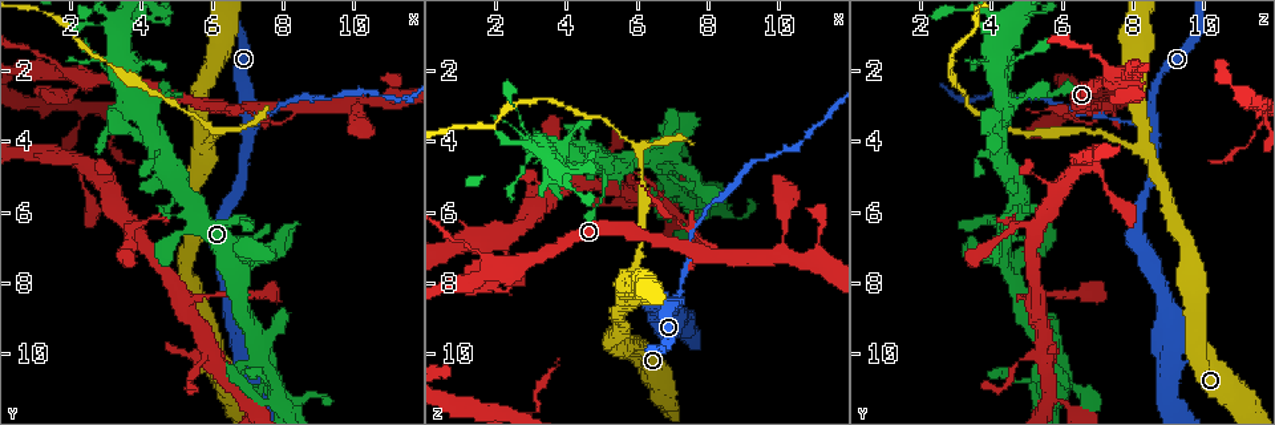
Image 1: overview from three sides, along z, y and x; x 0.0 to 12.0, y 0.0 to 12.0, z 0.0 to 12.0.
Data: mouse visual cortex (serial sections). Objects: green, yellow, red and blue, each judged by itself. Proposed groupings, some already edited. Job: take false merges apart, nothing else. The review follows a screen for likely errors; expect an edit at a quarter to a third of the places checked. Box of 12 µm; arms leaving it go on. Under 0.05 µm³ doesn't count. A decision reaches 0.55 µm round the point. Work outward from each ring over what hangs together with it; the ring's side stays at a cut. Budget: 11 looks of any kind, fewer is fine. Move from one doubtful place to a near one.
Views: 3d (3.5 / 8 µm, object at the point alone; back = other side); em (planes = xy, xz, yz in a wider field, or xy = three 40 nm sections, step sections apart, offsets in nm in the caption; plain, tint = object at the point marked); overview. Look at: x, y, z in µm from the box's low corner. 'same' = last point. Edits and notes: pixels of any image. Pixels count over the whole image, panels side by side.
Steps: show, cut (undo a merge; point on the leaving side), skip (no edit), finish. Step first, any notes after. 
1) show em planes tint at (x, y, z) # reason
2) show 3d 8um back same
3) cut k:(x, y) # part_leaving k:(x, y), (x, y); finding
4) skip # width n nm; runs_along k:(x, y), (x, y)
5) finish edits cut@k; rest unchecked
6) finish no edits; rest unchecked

show 3d 3.5um at (7.1, 3.5, 8.6) # abrupt turn

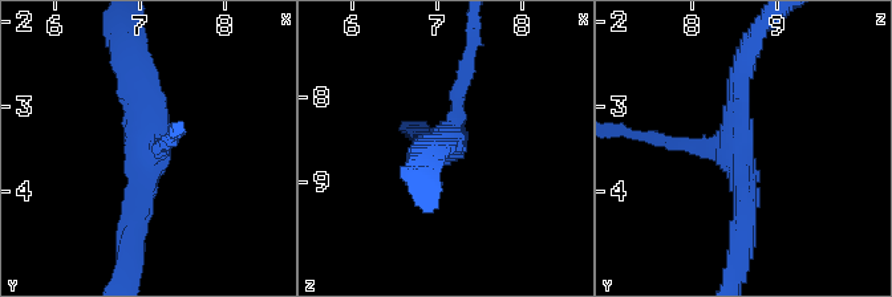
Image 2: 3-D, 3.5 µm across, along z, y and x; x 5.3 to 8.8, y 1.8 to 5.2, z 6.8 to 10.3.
show em xy step 1 tint at (7.10, 3.45, 8.55) # arms 3; arm_widths 200, 300, 300 nm

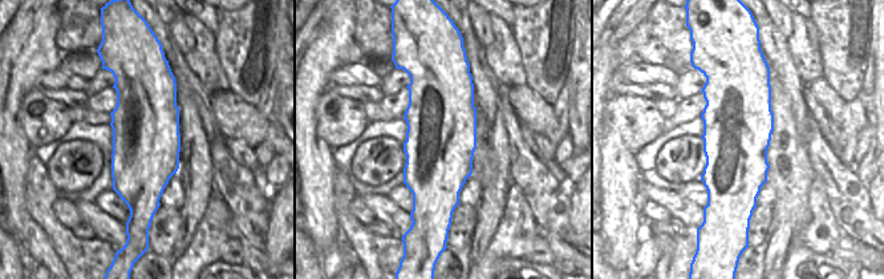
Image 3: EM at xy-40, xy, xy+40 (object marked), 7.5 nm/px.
skip # runs_along 2:(126, 61), (146, 114), (130, 232); all the same cell

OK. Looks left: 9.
show 3d 3.5um at (8.4, 3.0, 7.2) # two arms in line, one across

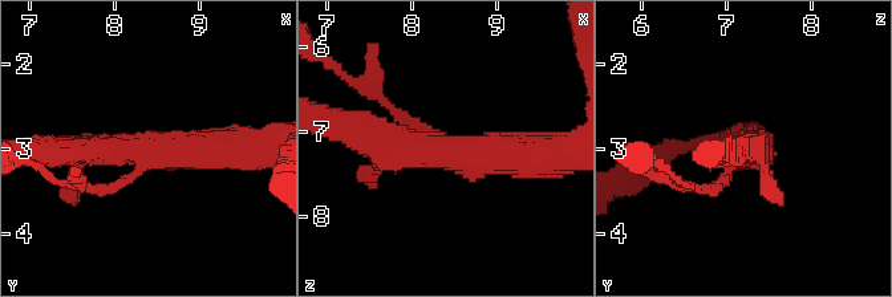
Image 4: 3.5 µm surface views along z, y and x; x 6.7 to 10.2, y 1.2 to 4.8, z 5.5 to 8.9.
show em xy step 2 tint at (8.35, 2.95, 7.20) # arms 3; arm_widths 150, 300, 450 nm; shape alone is not enough

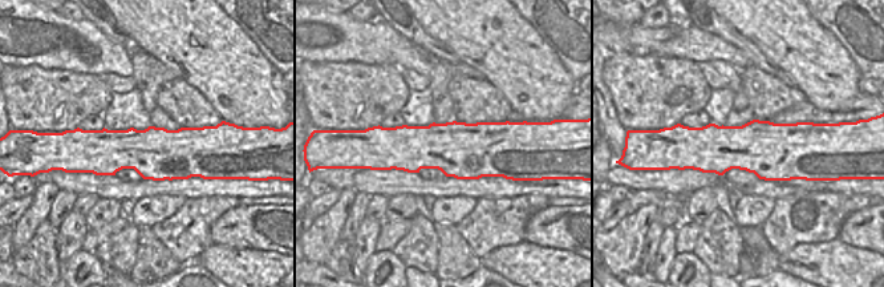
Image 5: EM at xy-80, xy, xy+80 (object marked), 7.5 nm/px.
cut 4:(380, 97) # part_leaving 4:(414, 126), (333, 68); two cells meet here

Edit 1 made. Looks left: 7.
show 3d 3.5um at (6.0, 3.7, 4.2) # abrupt turn

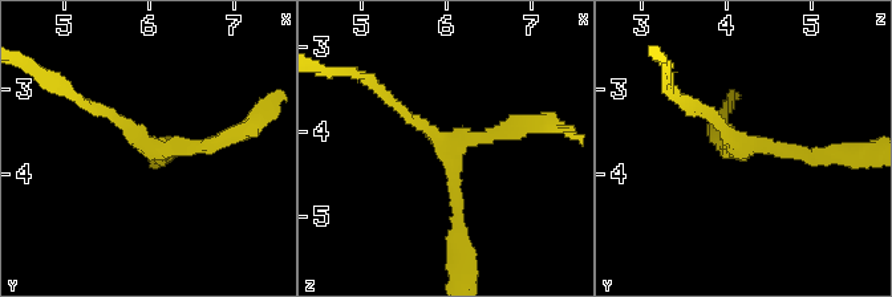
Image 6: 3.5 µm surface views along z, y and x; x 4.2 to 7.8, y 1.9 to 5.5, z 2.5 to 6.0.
show em xy step 5 tint at (6.00, 3.70, 4.20)

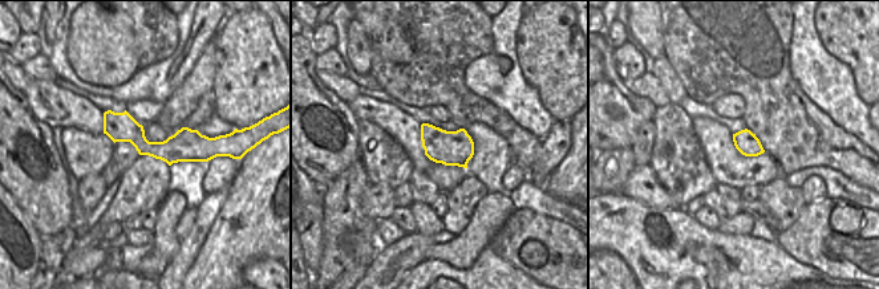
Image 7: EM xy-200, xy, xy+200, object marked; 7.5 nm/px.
skip # width 260 nm; runs_along 7:(106, 115), (146, 147), (207, 146); all the same cell

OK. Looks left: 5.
show 3d 8um at (1.7, 1.8, 7.3)

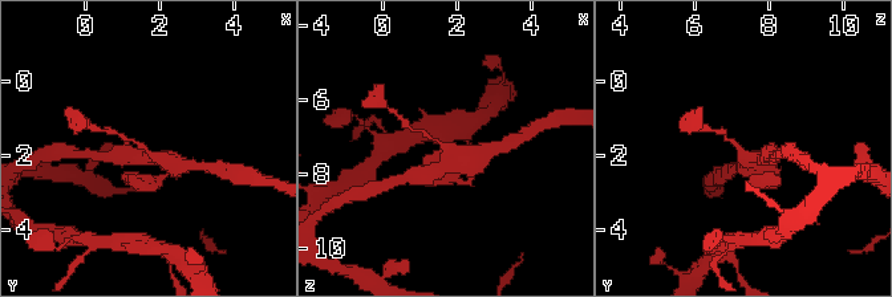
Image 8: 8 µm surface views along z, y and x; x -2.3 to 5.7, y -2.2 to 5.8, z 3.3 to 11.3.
show em xy step 1 tint at (1.7, 1.8, 7.3) # now the EM

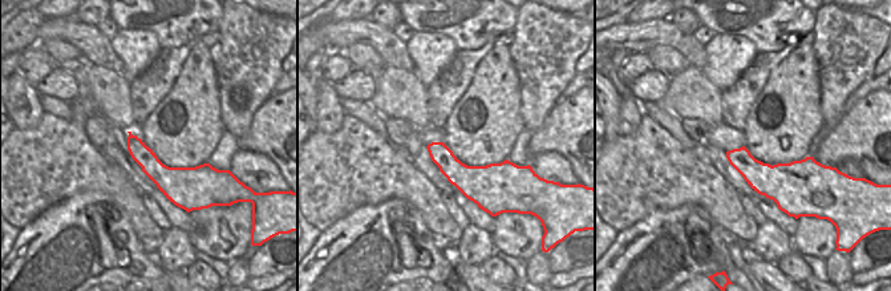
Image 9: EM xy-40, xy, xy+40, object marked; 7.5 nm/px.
skip # runs_along 8:(178, 165), (116, 134); all the same cell

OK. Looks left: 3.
finish edits cut@4; rest unchecked

